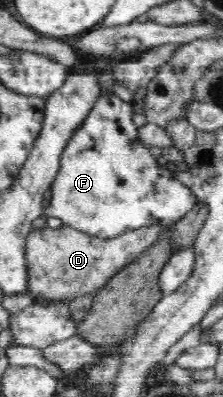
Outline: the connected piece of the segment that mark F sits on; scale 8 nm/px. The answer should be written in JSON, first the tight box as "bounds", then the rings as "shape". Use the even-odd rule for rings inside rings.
{"bounds":[45,92,198,240],"shape":[[[109,92],[109,95],[102,95],[97,99],[92,114],[82,129],[71,137],[69,145],[63,151],[60,170],[50,187],[52,195],[45,217],[59,217],[71,229],[107,240],[117,238],[126,231],[139,230],[143,227],[157,225],[172,227],[196,206],[198,199],[194,191],[167,168],[159,167],[149,148],[143,145],[131,115],[133,105],[121,101],[114,93]]]}

